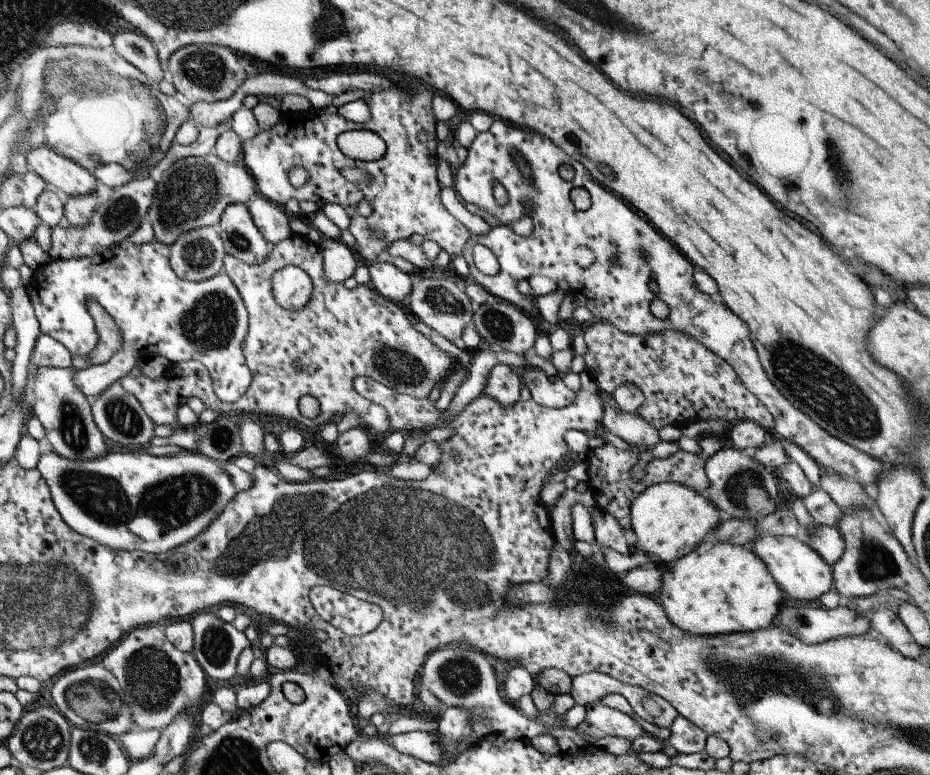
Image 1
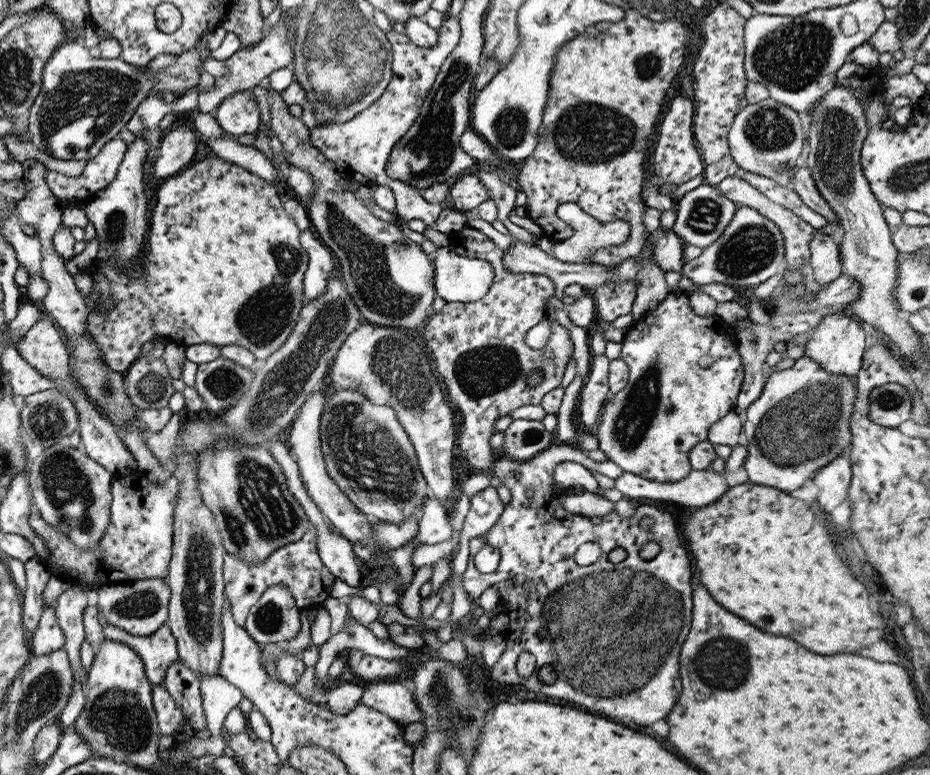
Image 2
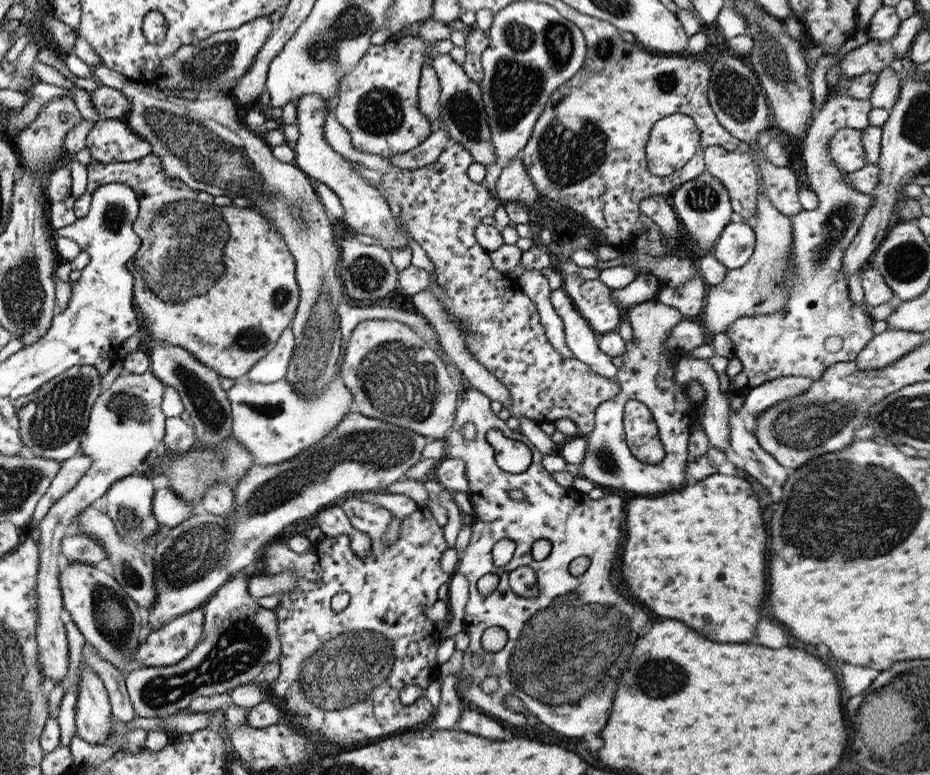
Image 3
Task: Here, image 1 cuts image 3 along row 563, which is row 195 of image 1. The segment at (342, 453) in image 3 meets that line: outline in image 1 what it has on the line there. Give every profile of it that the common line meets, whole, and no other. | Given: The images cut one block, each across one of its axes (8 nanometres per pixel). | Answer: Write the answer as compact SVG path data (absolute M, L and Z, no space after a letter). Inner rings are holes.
M212 153L196 158L184 156L184 158L173 162L171 165L163 165L157 172L156 179L147 220L149 220L154 233L153 241L167 246L171 246L182 233L187 233L193 229L210 225L217 228L225 207L236 203L245 205L254 198L255 193L254 179L248 174L240 161L236 163L223 162Z

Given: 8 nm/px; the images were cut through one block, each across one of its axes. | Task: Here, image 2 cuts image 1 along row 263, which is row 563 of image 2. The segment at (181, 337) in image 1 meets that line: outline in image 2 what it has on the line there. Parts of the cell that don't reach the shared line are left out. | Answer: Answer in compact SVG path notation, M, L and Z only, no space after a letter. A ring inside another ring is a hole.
M135 470L127 476L113 476L110 482L110 522L91 551L77 549L59 528L45 524L35 506L29 508L29 527L41 537L49 554L44 558L50 573L70 576L74 585L113 585L167 577L173 544L173 513L177 501L178 478L173 474L163 484L152 484L147 476Z

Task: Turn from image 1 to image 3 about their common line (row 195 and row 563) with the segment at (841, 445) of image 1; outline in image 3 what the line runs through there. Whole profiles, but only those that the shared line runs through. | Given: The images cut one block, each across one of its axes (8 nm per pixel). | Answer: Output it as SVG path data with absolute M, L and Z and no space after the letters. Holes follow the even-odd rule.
M469 388L464 393L464 398L457 405L450 430L446 434L444 458L459 458L463 460L465 477L468 480L468 489L471 506L469 525L471 537L463 551L458 551L458 562L455 565L454 574L463 576L468 583L468 598L462 615L462 629L469 636L469 643L463 650L461 659L461 671L457 673L455 691L461 703L466 708L488 715L491 719L506 725L523 726L527 722L525 710L535 716L543 726L555 728L561 736L583 736L585 732L599 732L607 720L607 710L611 706L613 688L615 684L611 678L617 678L623 670L631 650L633 642L637 640L637 632L647 624L649 616L643 612L641 606L637 606L633 600L627 600L619 594L617 586L613 584L613 562L617 558L619 548L619 534L623 532L623 514L625 501L618 495L607 495L597 500L588 498L585 494L578 494L570 488L558 485L552 478L551 472L546 471L541 465L542 454L521 434L518 430L509 429L505 422L497 417L489 409L489 398L483 393ZM471 422L475 426L475 437L472 440L463 439L463 426ZM487 430L499 430L505 438L518 440L527 445L531 452L531 462L525 471L519 474L511 474L501 470L494 459L494 450L485 439ZM509 490L521 490L523 499L513 501L509 497ZM545 539L551 542L551 549L543 561L533 561L530 556L530 547L535 540ZM497 542L515 543L512 558L503 568L494 568L490 558L493 544ZM617 554L617 556L615 556ZM579 557L589 559L589 567L580 576L571 576L568 572L569 563ZM525 566L531 568L537 582L536 598L522 598L515 595L508 586L508 575L511 570ZM483 574L495 574L497 587L491 594L483 596L477 592L476 581ZM490 627L503 628L507 632L507 642L497 652L485 652L481 648L480 636L483 630ZM551 632L559 632L557 636L551 636ZM573 634L573 636L571 636ZM471 654L479 654L483 657L479 666L471 667ZM486 676L494 676L497 682L497 691L492 694L484 694L479 685ZM469 678L471 684L462 686L461 680ZM575 682L575 684L573 684ZM577 682L599 682L599 684L577 684ZM510 695L523 704L523 711L509 709L505 705L504 697Z

